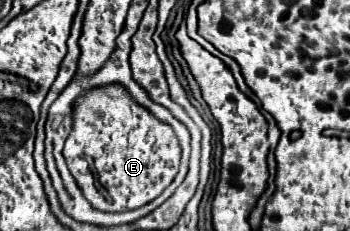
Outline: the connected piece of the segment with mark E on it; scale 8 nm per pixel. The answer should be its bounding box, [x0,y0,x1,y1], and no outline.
[66,83,180,211]

